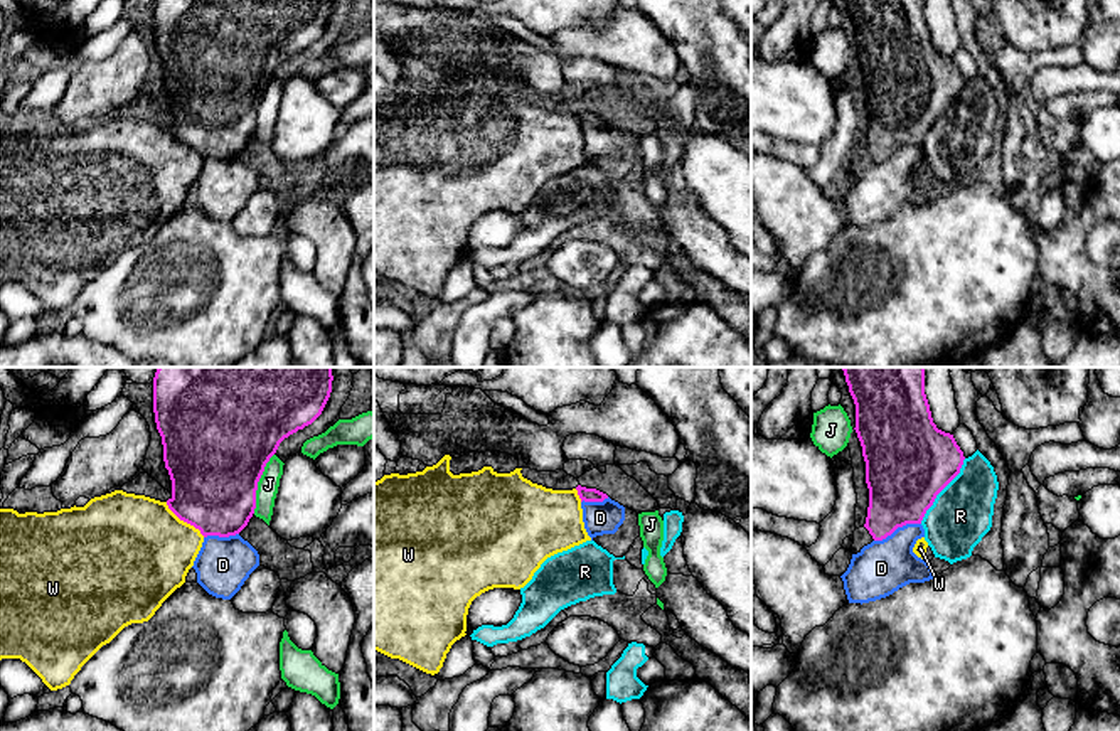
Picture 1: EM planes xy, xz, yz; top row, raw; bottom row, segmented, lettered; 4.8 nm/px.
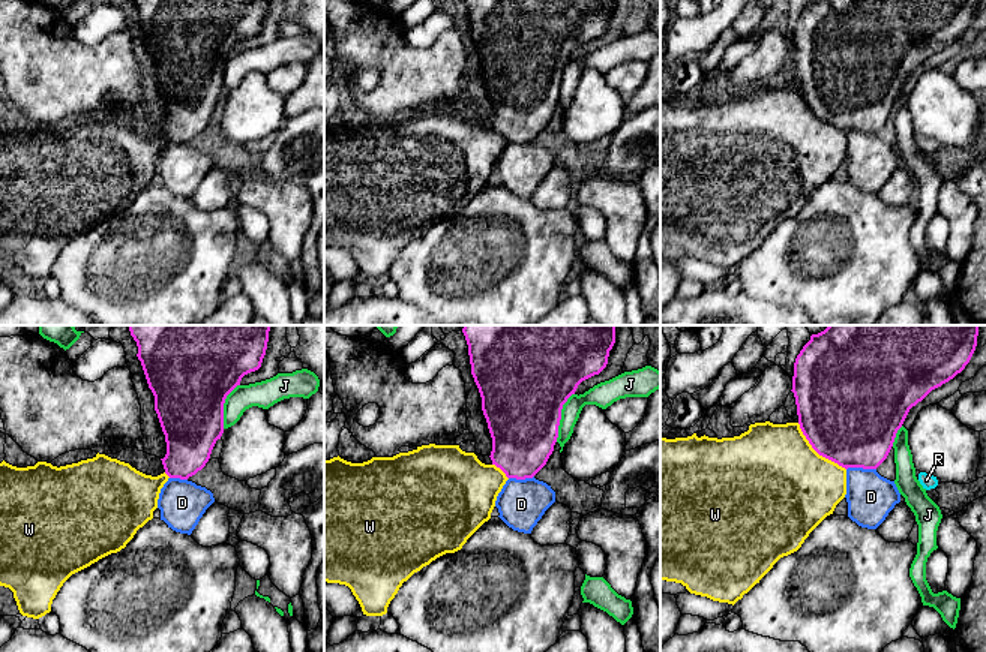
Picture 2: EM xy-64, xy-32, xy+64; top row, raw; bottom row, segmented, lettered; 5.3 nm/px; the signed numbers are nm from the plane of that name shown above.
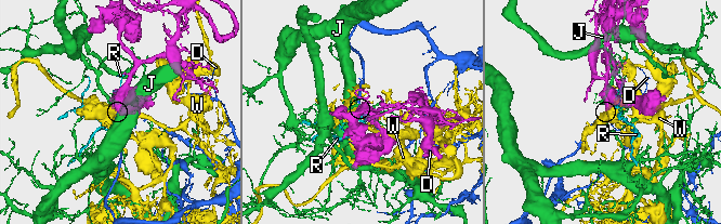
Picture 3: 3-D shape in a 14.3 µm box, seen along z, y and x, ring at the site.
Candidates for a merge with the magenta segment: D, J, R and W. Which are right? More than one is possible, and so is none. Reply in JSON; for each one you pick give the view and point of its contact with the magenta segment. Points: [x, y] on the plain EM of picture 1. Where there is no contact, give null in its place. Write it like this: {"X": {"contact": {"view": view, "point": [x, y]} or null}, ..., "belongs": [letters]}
{"W": {"contact": {"view": "xy", "point": [184, 144]}}, "belongs": ["W"]}

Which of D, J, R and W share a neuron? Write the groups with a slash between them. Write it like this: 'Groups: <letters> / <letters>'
Groups: D / J / R / W

